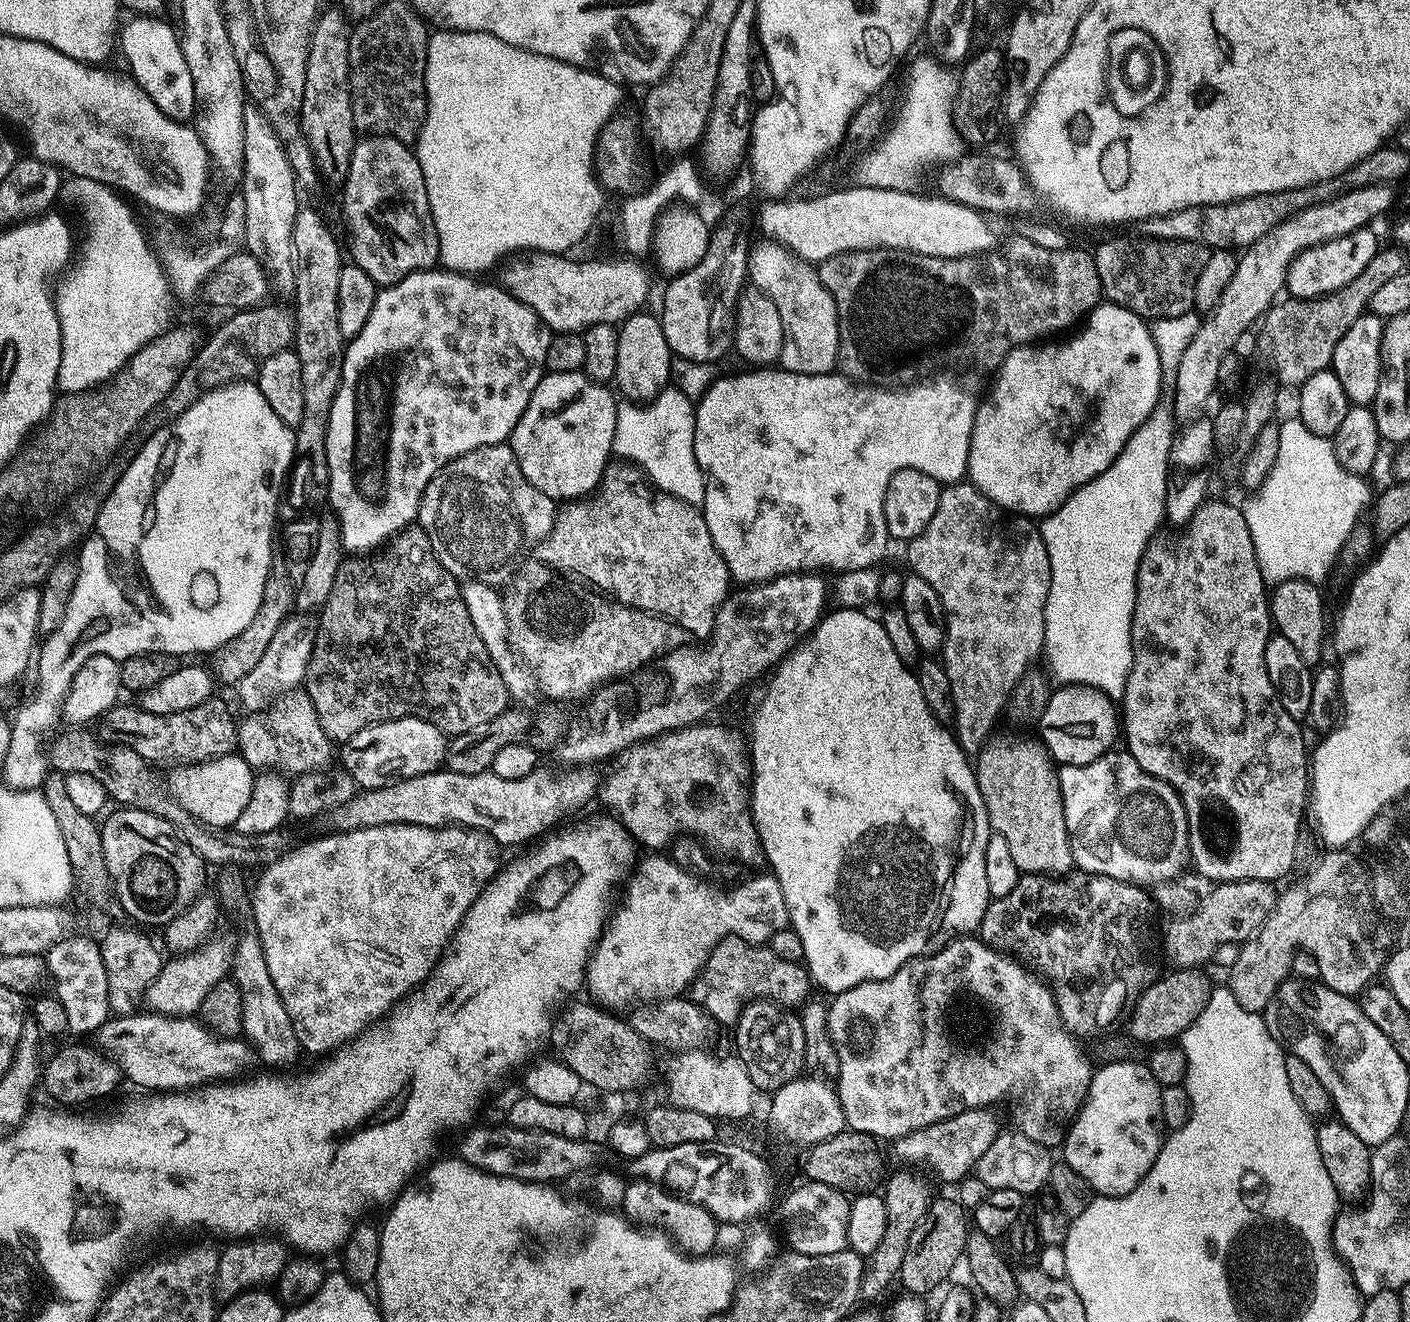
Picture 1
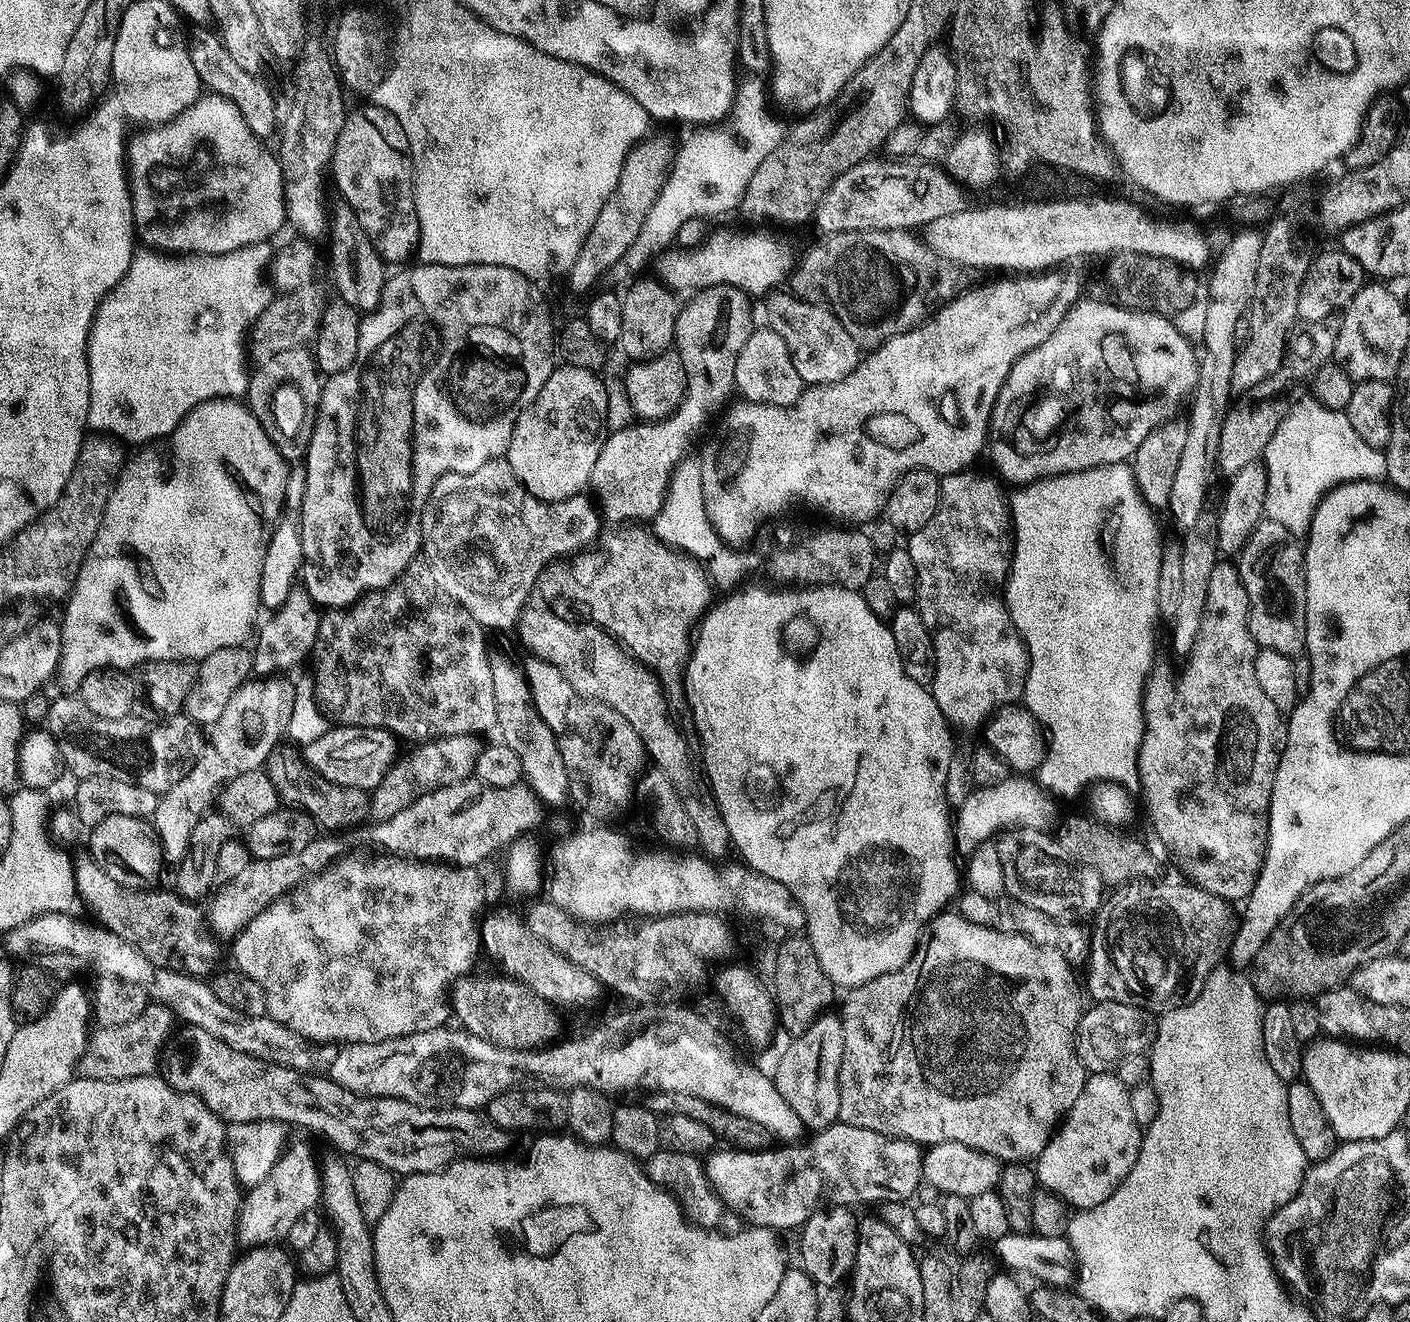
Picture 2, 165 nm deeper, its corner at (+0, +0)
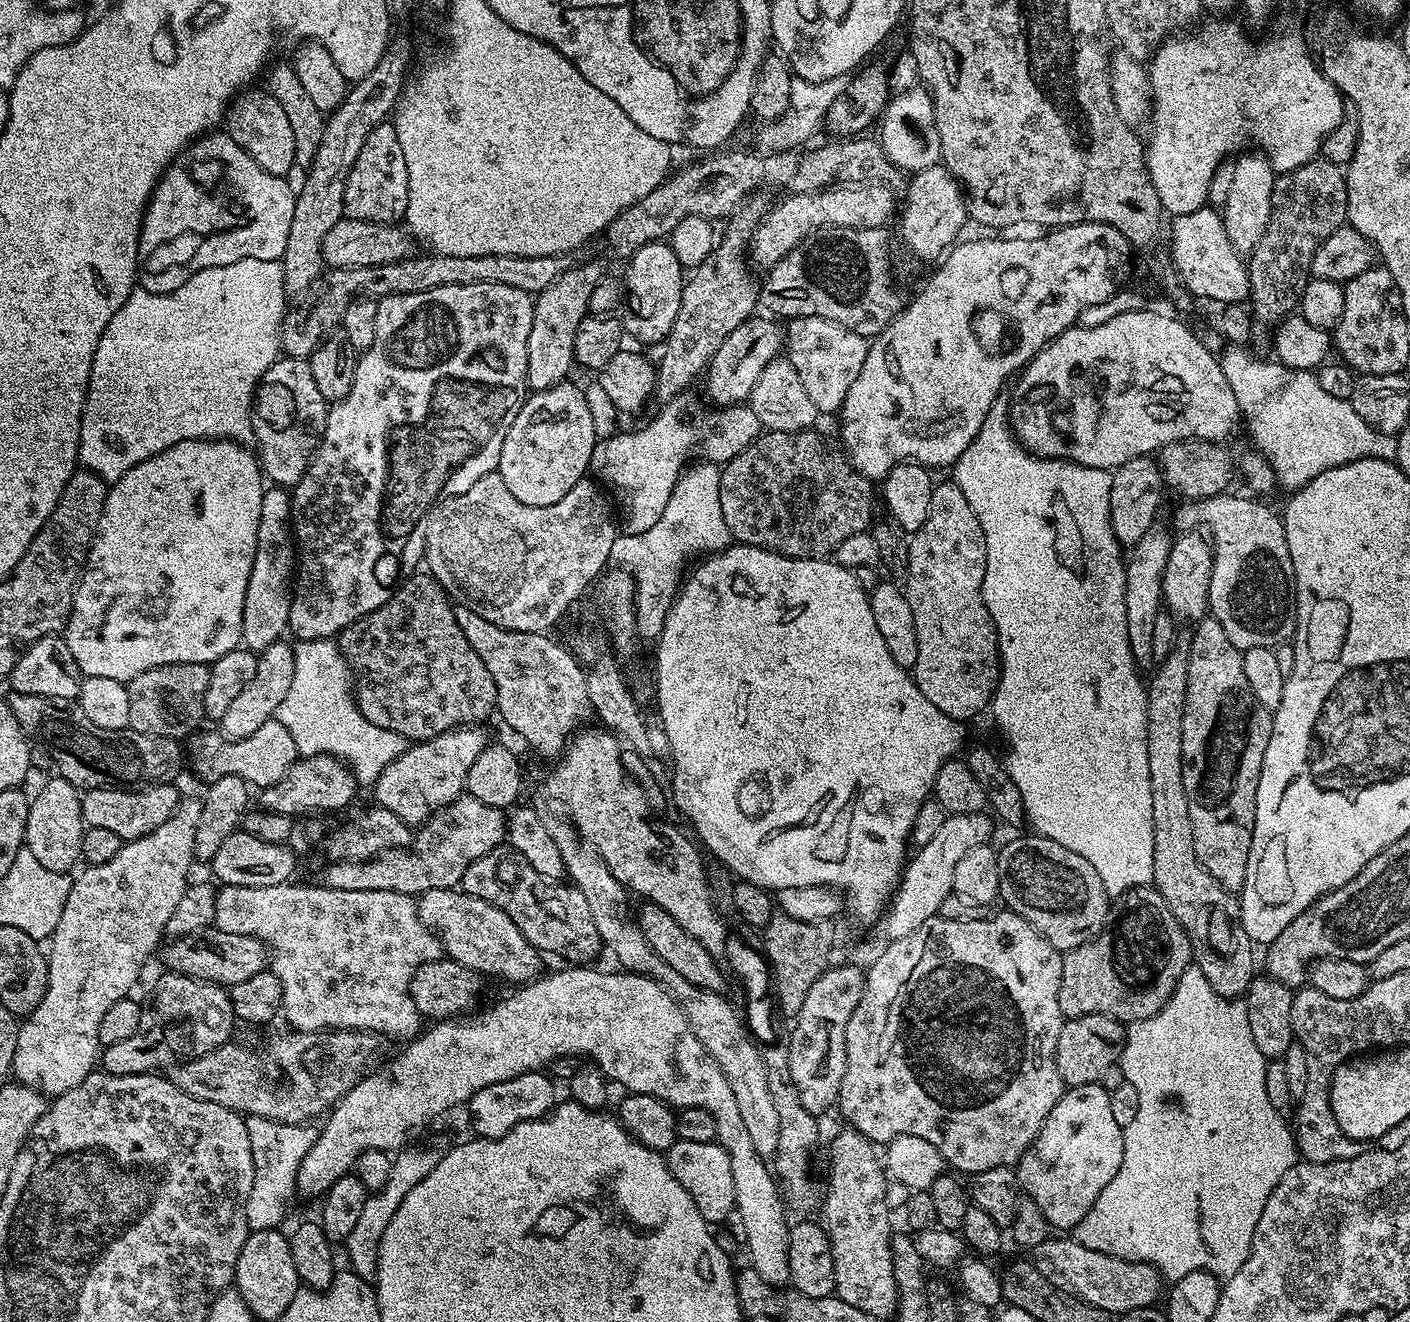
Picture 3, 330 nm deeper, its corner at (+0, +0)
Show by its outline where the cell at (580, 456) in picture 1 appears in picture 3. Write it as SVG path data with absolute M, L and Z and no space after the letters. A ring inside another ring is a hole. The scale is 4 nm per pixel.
M565 382L541 392L532 392L520 405L514 422L510 422L510 430L506 430L498 469L502 482L506 482L510 494L514 494L518 502L526 502L526 506L554 506L554 502L566 498L566 494L574 490L578 481L585 479L597 439L594 418L590 418L583 387L575 388L572 382Z

